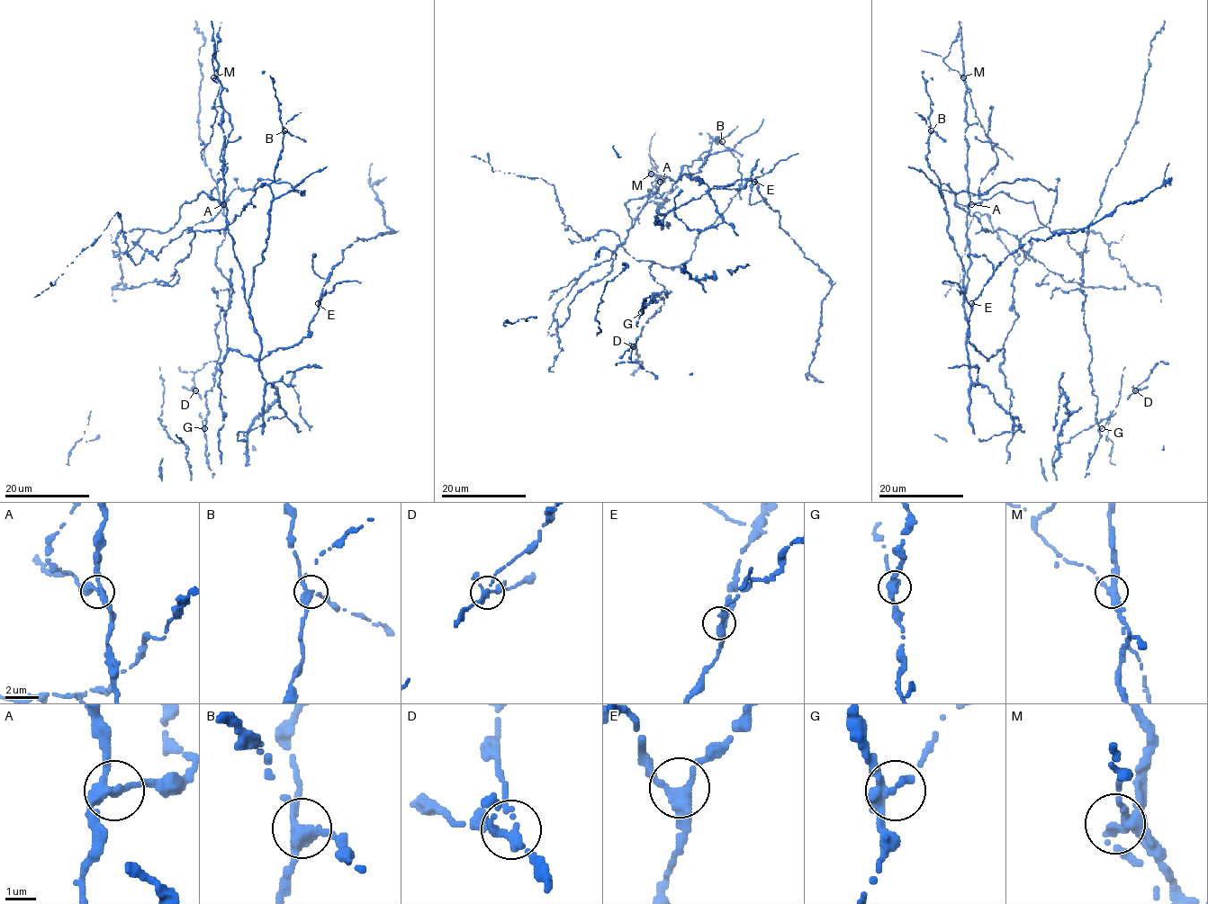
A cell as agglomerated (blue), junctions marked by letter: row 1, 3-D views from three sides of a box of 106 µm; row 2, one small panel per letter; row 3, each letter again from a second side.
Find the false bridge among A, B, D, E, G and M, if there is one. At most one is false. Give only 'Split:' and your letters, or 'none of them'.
Split: M

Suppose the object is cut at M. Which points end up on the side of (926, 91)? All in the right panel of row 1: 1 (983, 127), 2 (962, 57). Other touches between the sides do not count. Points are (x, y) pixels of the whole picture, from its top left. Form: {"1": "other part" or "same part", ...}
{"1": "other part", "2": "same part"}

